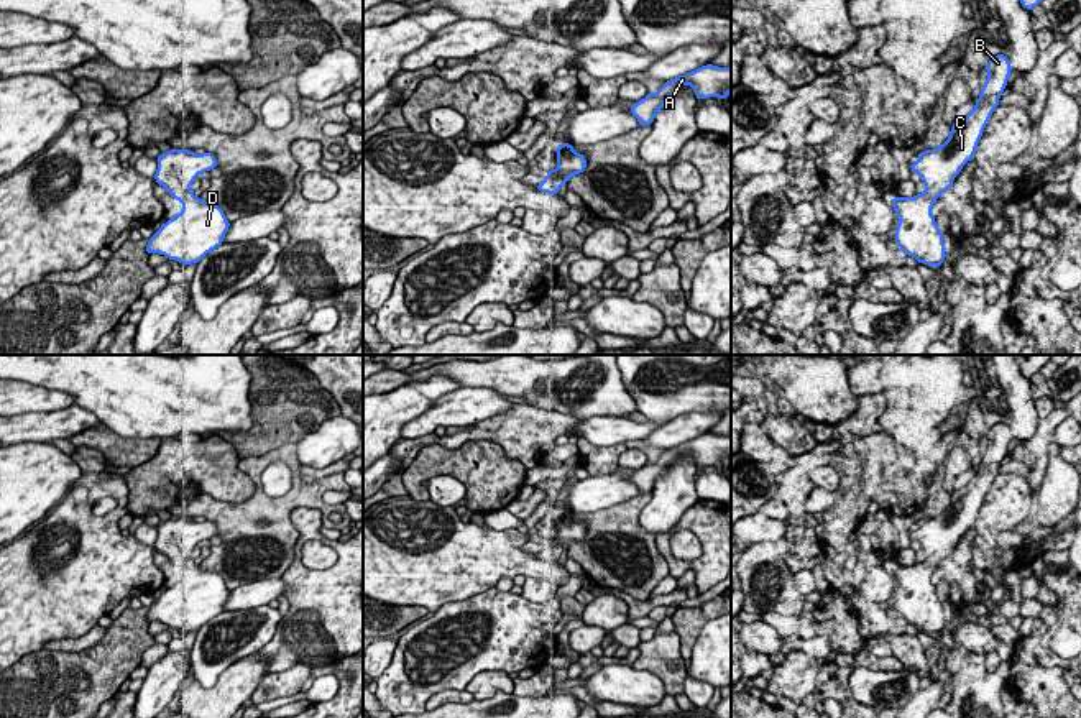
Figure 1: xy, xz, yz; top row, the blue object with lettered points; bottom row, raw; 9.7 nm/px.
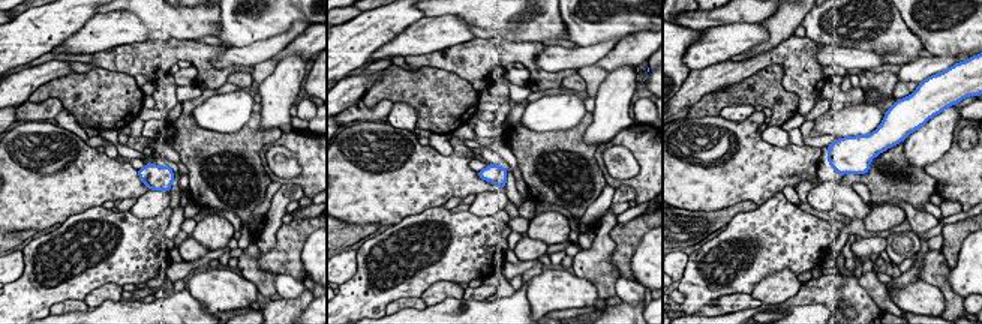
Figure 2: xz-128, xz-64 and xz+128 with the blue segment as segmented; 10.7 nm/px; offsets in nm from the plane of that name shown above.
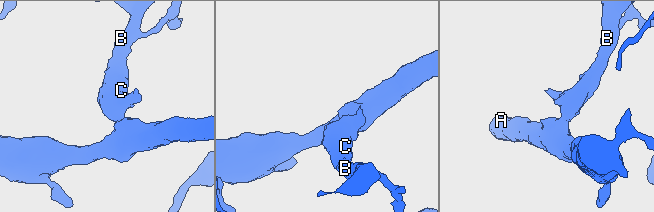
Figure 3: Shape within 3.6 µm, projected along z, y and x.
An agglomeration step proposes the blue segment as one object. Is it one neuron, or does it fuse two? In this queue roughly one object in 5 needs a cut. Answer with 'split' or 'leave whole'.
leave whole

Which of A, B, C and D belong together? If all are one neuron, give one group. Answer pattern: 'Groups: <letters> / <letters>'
Groups: A B C D

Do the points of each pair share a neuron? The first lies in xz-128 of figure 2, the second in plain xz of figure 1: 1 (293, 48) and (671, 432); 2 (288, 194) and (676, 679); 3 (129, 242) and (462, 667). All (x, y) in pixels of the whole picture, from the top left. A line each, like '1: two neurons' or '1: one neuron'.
1: one neuron
2: one neuron
3: one neuron

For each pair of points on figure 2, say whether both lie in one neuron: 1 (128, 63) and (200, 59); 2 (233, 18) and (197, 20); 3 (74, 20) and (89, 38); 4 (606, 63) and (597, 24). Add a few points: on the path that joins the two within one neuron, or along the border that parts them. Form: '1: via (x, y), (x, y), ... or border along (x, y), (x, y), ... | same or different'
1: via (146, 60), (165, 53), (182, 53) | same
2: border along (221, 15), (215, 35) | different
3: border along (95, 15), (56, 47) | different
4: border along (646, 29), (619, 41) | different

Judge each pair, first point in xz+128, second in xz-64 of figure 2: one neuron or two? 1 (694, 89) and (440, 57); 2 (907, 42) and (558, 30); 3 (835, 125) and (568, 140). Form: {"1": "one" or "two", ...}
{"1": "one", "2": "one", "3": "two"}

